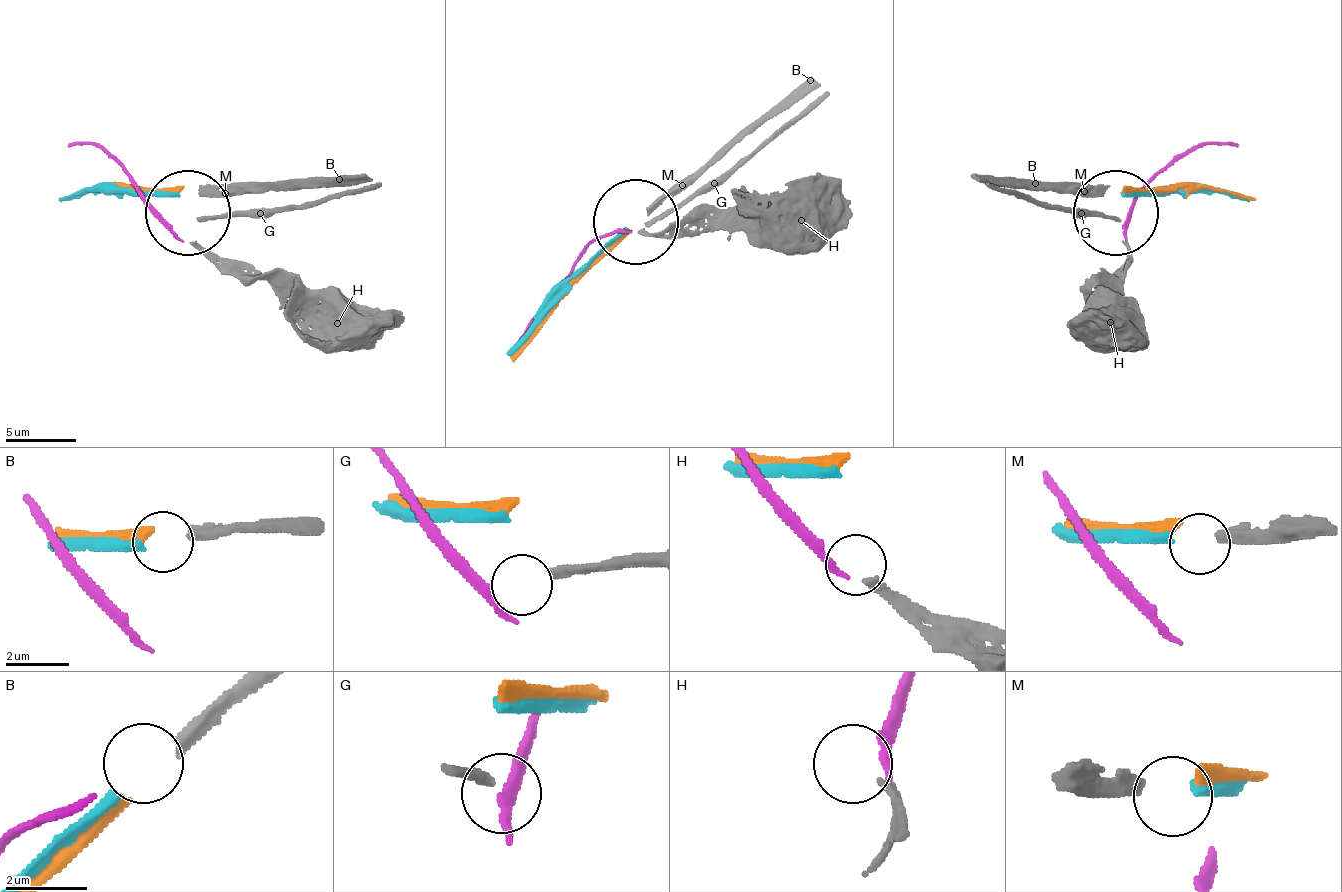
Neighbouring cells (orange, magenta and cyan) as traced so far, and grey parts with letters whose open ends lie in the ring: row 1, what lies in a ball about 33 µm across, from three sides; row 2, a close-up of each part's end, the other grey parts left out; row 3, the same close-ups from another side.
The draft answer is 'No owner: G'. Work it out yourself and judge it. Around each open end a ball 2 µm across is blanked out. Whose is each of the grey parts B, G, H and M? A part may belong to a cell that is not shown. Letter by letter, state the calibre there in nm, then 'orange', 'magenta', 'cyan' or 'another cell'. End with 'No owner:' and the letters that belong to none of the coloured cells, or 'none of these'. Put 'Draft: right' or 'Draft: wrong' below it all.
B: calibre 340 nm; orange
G: calibre 280 nm; another cell
H: calibre 300 nm; magenta
M: calibre 320 nm; cyan
No owner: G
Draft: right

